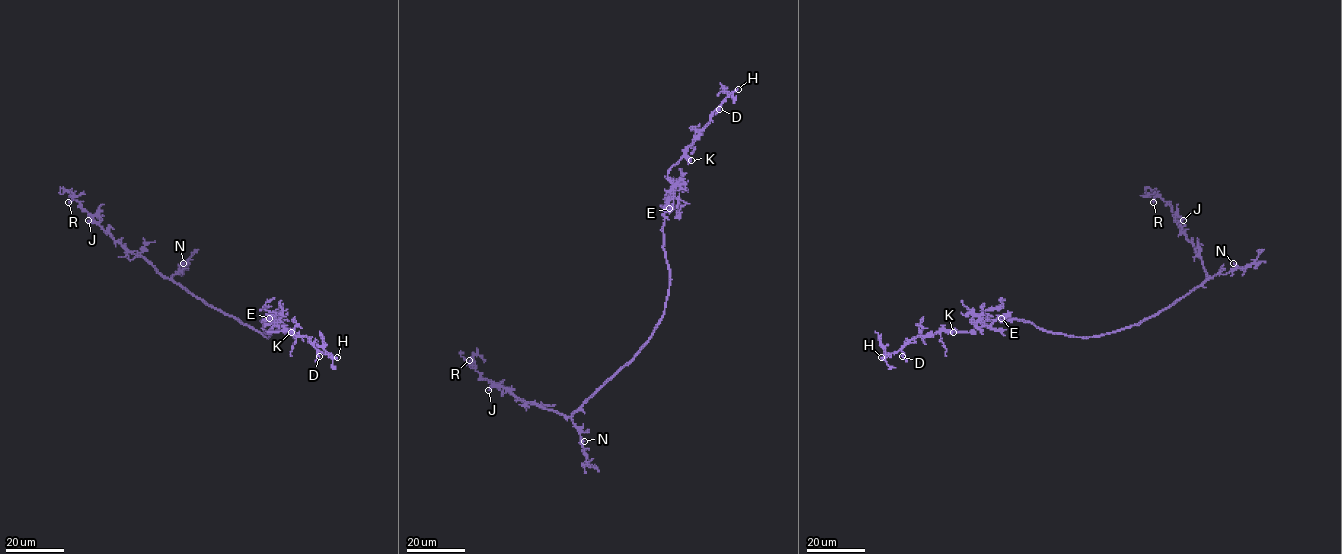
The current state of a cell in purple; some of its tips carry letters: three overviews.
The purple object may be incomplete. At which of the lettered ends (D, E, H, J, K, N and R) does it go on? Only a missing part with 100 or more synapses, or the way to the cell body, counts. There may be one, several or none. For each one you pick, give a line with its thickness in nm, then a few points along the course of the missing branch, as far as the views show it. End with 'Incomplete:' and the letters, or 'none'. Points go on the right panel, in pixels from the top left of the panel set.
H: Thickness 200 nm. Course of what is missing: (881, 357), (876, 366), (865, 371), (852, 364), (841, 349), (834, 351), (834, 360)
Incomplete: H

